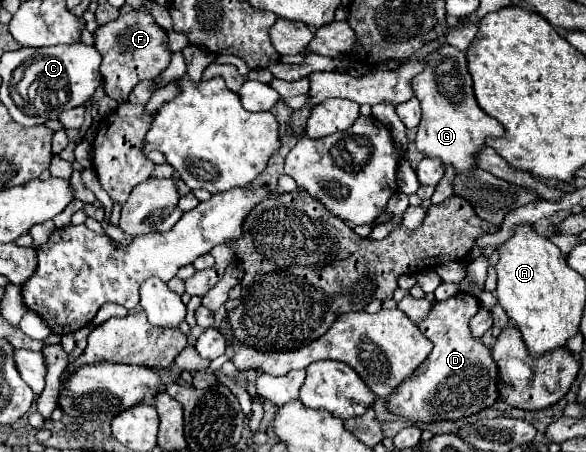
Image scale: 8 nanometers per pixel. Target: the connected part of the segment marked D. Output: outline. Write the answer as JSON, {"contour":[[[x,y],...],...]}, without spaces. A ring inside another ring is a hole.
{"contour":[[[456,293],[446,301],[438,301],[428,319],[418,323],[420,331],[434,343],[432,353],[418,367],[412,379],[406,379],[394,395],[388,397],[388,409],[414,423],[432,423],[446,419],[460,419],[480,409],[490,407],[498,399],[496,391],[496,363],[490,349],[470,335],[470,319],[480,311],[480,303],[470,293]]]}

